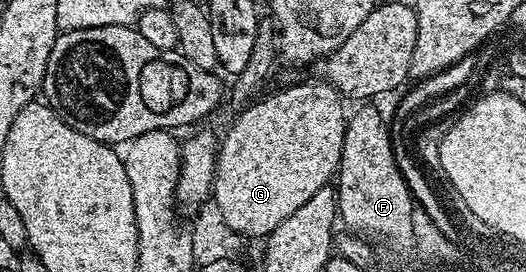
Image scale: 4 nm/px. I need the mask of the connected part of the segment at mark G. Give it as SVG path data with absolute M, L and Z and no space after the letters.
M321 78L307 84L282 88L271 96L255 99L237 113L234 125L217 145L217 176L214 178L212 201L219 207L229 231L242 236L269 236L288 214L300 210L316 190L327 187L335 179L344 146L344 130L348 119L344 97Z

